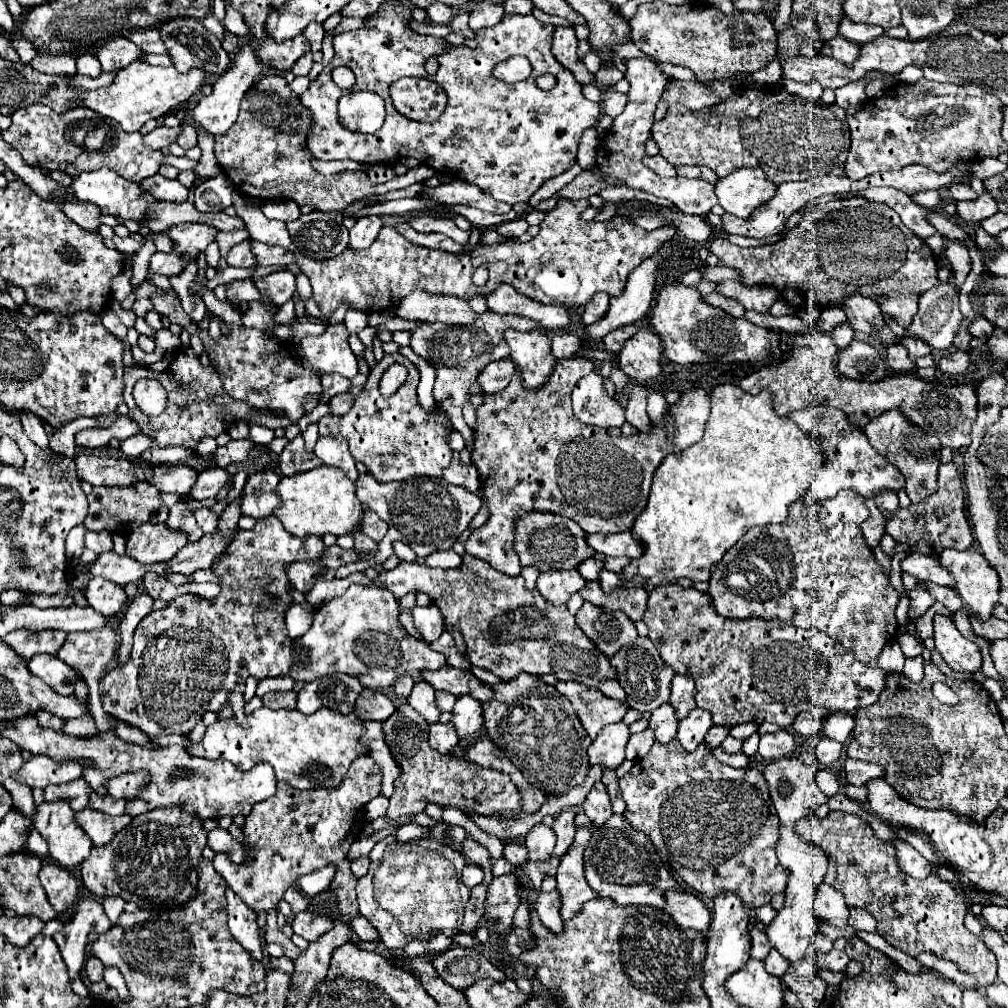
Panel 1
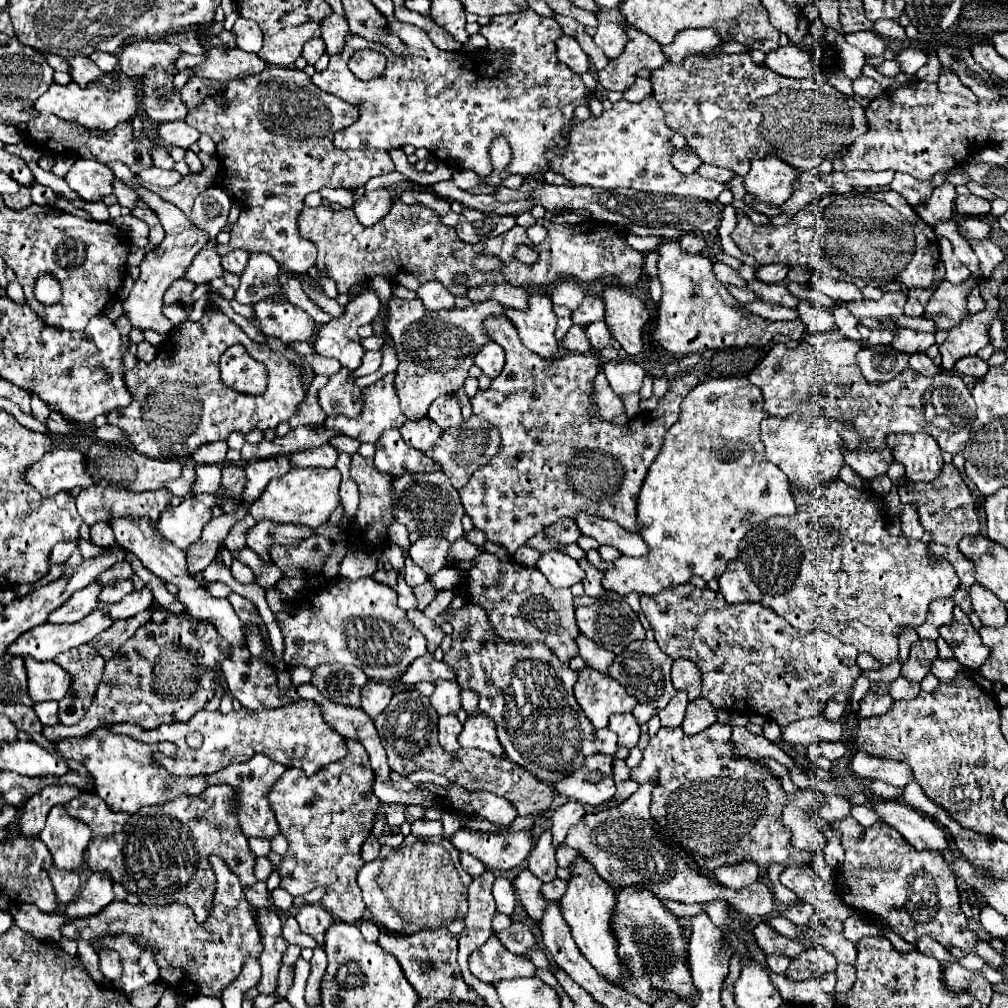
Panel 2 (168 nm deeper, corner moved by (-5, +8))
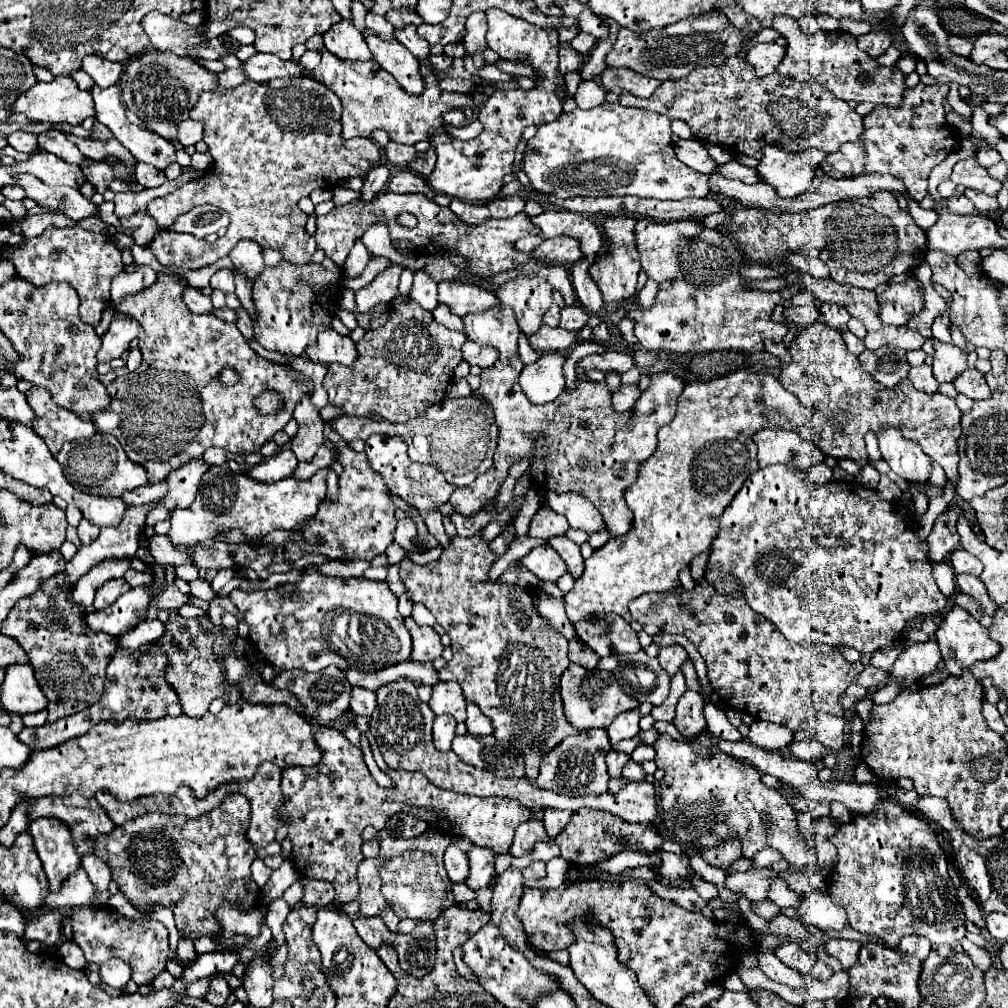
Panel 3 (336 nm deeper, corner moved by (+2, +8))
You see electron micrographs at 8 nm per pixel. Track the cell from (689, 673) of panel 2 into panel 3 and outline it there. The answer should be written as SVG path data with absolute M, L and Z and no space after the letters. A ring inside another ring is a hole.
M681 645L663 647L657 655L657 661L669 675L675 675L677 671L681 671L681 665L687 661L687 651Z

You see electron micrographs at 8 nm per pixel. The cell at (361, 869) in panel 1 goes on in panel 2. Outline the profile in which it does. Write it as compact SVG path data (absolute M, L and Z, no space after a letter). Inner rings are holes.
M368 837L366 839L366 843L362 845L362 859L368 863L368 861L372 861L372 859L378 859L378 855L380 855L380 843L378 843L378 839L376 837Z

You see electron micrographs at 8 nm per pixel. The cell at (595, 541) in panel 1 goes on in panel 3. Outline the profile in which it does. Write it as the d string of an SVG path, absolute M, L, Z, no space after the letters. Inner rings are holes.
M547 493L545 505L555 513L565 515L573 529L585 531L589 535L597 531L607 531L601 513L595 507L591 507L591 503L585 497L579 497L575 493Z

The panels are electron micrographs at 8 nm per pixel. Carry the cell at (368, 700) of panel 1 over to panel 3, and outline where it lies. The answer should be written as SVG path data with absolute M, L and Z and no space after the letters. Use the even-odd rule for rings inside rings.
M353 687L351 689L351 711L357 715L371 715L377 707L377 695L375 691Z

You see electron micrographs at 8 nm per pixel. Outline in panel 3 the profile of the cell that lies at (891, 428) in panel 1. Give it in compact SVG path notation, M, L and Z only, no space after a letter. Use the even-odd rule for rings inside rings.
M895 427L881 431L879 449L889 467L903 479L925 483L931 473L931 459L921 451L917 441L909 441L897 433Z

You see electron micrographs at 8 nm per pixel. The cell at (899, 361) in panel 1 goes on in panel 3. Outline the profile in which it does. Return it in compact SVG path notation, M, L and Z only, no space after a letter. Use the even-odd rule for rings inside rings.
M923 363L923 365L911 367L909 379L911 379L915 389L921 389L921 391L927 391L927 393L933 393L933 391L939 389L939 383L937 383L937 379L931 373L931 365Z

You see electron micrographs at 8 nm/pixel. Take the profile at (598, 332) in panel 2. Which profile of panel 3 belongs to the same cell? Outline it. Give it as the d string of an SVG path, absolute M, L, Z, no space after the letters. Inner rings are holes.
M543 325L541 331L537 335L533 335L533 339L529 343L535 351L541 351L541 349L543 351L555 351L555 349L567 351L573 347L573 343L579 341L577 335L579 335L579 331L567 331L561 327L553 329L553 327Z

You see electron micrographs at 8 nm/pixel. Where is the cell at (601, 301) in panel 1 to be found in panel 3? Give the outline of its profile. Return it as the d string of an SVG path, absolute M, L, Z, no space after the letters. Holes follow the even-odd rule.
M579 305L563 307L563 309L561 309L561 323L559 323L559 327L579 331L579 329L583 329L583 327L587 325L589 317L591 317L591 313L589 313L587 309L579 307Z

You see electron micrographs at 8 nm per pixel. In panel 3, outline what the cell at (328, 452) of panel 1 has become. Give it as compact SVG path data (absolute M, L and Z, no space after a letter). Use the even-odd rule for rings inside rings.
M327 433L327 439L331 439L341 453L341 463L343 463L343 473L339 477L339 499L337 503L331 503L329 509L317 511L309 523L303 527L303 535L307 539L305 545L295 545L295 543L285 543L285 557L291 561L297 561L305 553L323 553L331 559L365 559L371 561L377 555L383 555L387 545L393 541L395 533L395 497L381 479L377 471L371 469L367 455L353 451L345 441L337 439L337 435Z

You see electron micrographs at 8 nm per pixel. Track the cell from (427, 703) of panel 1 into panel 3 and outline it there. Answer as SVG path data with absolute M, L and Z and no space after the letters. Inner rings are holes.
M449 681L449 683L437 683L433 687L433 695L431 695L431 701L429 701L429 707L435 715L453 715L457 723L465 721L465 707L467 707L467 701L461 693L461 687L455 683L455 681Z

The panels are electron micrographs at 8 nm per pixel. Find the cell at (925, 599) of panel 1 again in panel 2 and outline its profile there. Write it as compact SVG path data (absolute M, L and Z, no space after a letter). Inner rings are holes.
M842 481L826 483L824 487L820 487L814 493L800 491L796 485L790 485L790 487L792 487L794 503L796 503L796 515L794 517L772 517L772 519L766 519L764 523L752 527L746 533L746 537L740 541L738 557L728 563L726 571L718 579L720 593L724 595L726 603L744 603L744 601L762 603L764 607L772 609L774 613L784 617L788 623L792 623L792 627L798 627L802 631L822 629L822 631L830 633L832 637L840 639L842 643L848 643L848 645L856 647L860 653L862 651L870 653L882 665L888 665L888 663L896 661L898 659L898 635L900 635L900 631L904 627L920 627L924 623L924 619L926 619L928 605L932 601L954 595L954 591L960 587L960 579L956 579L956 571L952 571L952 565L948 561L944 561L944 559L938 559L938 563L934 563L932 557L930 557L928 545L924 541L910 541L904 535L892 537L888 533L888 509L886 509L886 503L884 503L884 499L880 495L872 493L870 489L856 489L856 487L850 487L850 485L842 483Z

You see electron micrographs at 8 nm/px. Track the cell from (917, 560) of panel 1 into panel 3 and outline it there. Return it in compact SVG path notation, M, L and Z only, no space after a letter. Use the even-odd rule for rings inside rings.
M955 549L949 557L955 573L969 573L969 575L981 575L983 571L983 563L973 557L971 553L967 553L965 549Z

